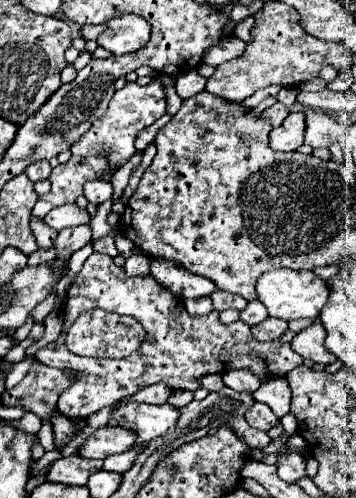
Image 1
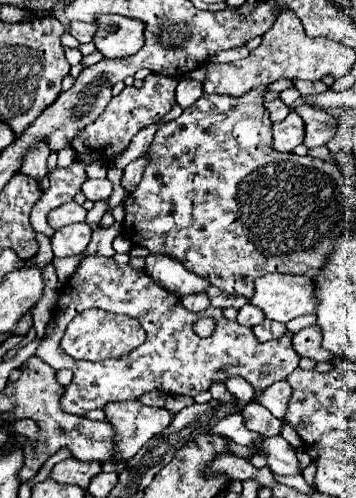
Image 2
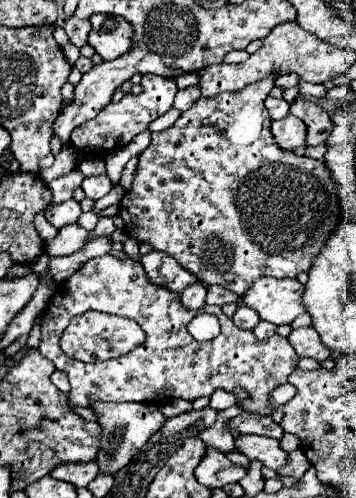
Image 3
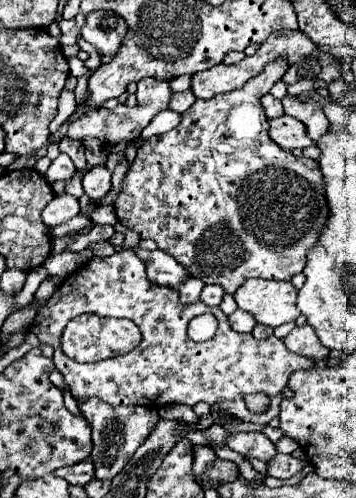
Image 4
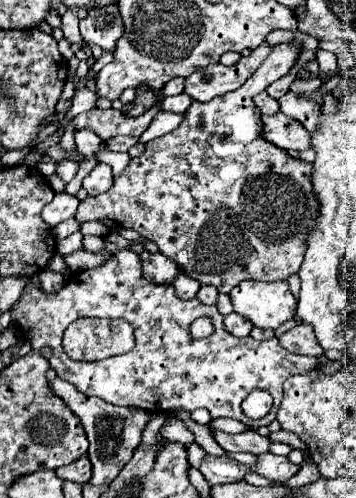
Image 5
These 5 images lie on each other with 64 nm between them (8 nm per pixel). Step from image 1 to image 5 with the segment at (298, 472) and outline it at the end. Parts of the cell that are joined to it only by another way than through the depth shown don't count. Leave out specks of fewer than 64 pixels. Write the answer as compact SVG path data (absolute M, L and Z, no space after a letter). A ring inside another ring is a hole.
M212 428L212 434L216 442L228 452L250 452L254 456L260 456L270 450L270 440L260 436L256 430L248 430L242 434L226 434L222 430Z

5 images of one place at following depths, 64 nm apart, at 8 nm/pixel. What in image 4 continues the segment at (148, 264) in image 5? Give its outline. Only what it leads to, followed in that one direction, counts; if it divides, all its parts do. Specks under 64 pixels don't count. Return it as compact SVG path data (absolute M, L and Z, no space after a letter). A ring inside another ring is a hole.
M136 250L138 258L144 262L146 266L146 274L148 280L160 286L170 286L170 288L178 288L184 280L190 278L190 274L168 254L162 250Z

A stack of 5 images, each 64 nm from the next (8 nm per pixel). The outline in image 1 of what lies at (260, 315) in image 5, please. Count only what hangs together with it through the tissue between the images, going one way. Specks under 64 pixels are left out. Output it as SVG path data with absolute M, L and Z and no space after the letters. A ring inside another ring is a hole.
M278 268L266 272L264 276L260 276L256 284L256 292L258 292L258 300L266 304L270 316L282 318L286 322L300 320L300 318L318 318L320 310L324 308L330 296L330 288L326 280L316 276L312 270L292 270L292 268Z

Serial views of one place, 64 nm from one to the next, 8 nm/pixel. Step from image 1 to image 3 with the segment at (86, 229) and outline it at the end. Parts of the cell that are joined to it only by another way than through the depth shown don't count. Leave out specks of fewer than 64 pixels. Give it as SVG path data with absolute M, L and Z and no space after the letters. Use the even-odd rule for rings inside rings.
M70 224L58 230L56 238L46 244L46 250L52 256L70 256L78 252L88 240L88 230L82 228L80 224Z

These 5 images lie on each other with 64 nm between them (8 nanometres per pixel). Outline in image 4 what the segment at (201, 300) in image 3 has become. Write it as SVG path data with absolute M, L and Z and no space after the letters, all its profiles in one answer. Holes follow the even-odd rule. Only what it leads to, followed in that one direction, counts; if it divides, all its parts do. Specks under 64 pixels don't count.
M188 278L188 280L178 288L180 300L182 300L184 304L196 304L196 302L200 302L202 288L204 288L204 282L200 282L200 280L196 280L196 278Z

